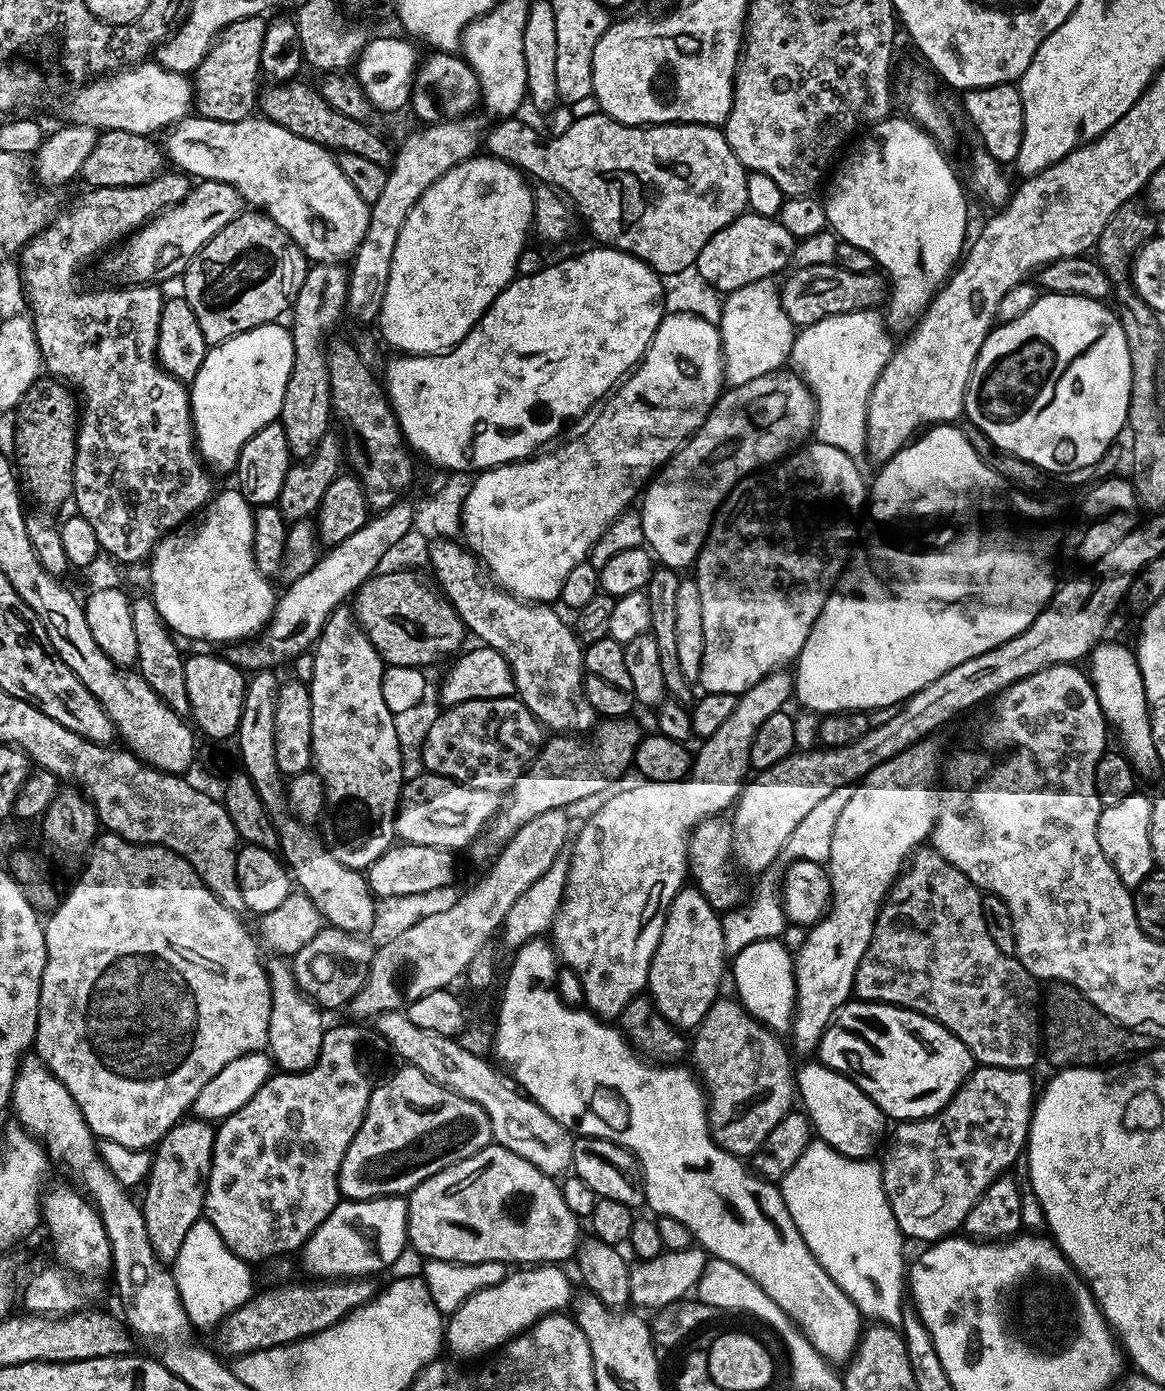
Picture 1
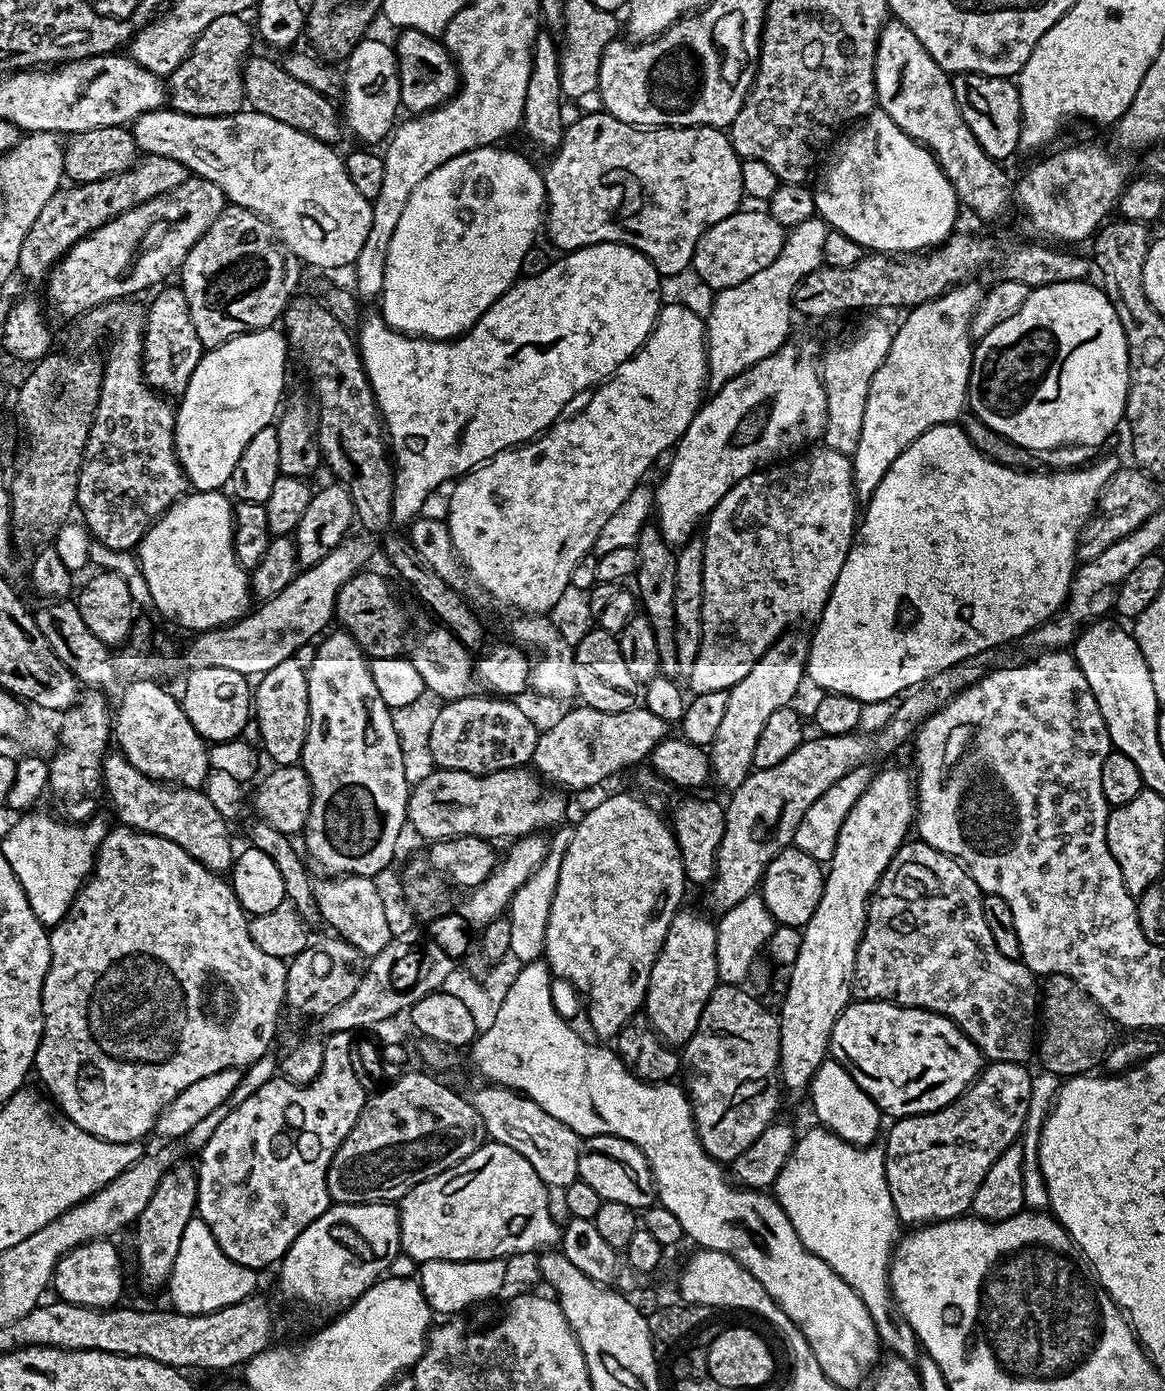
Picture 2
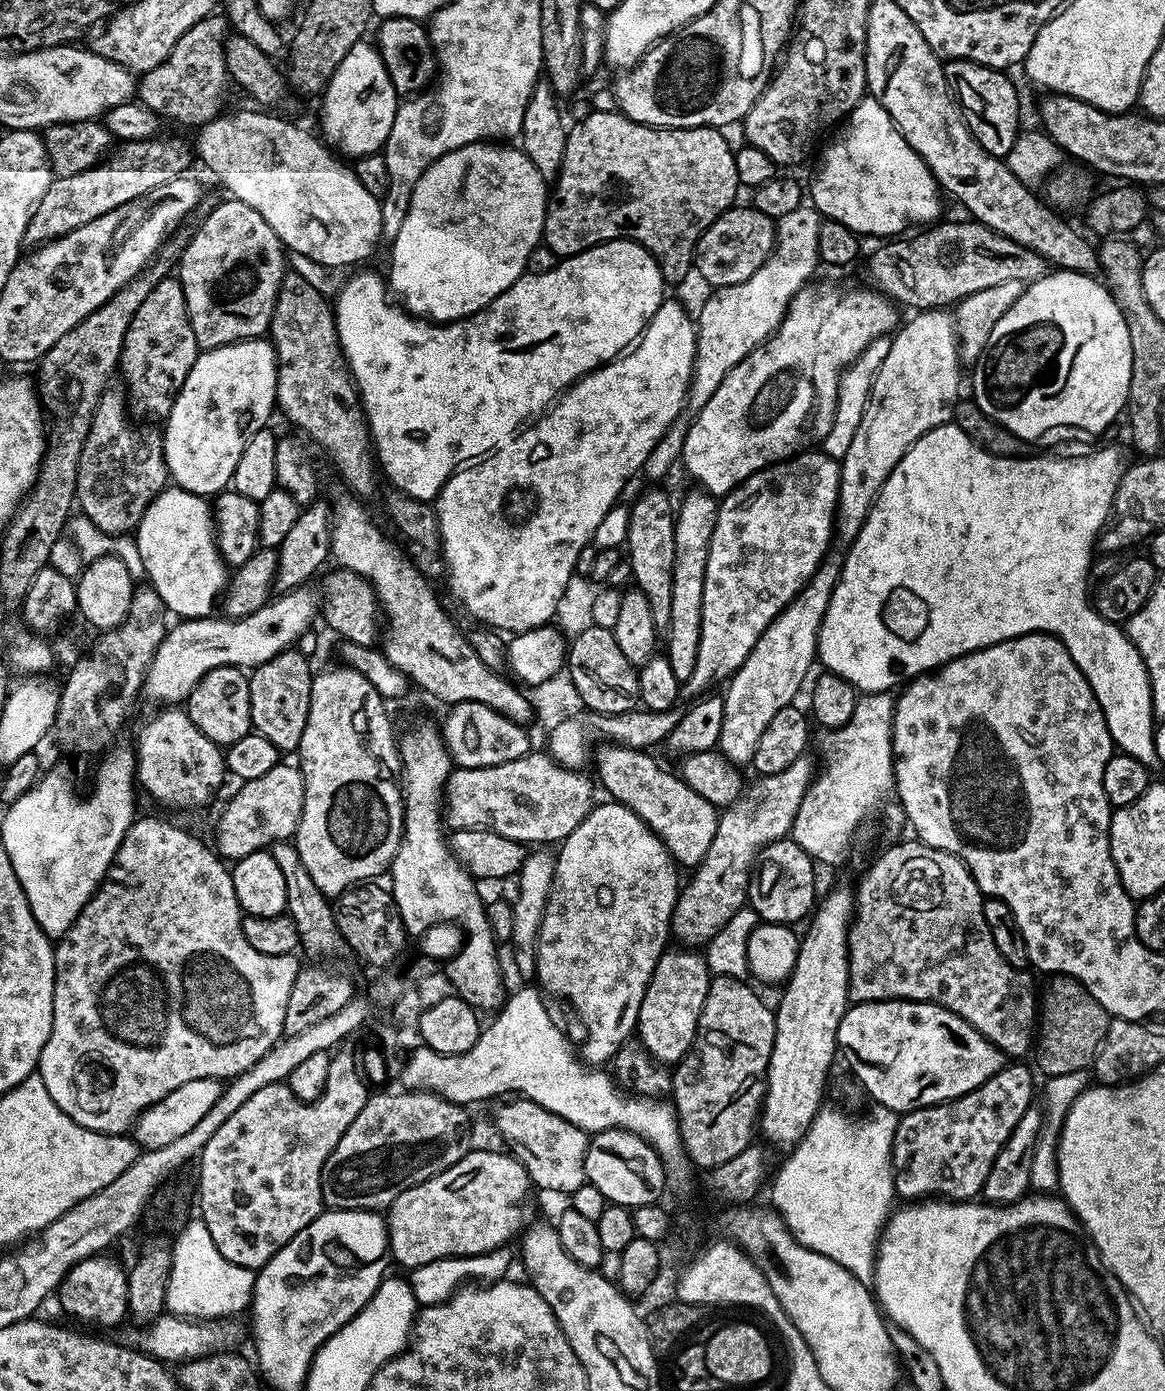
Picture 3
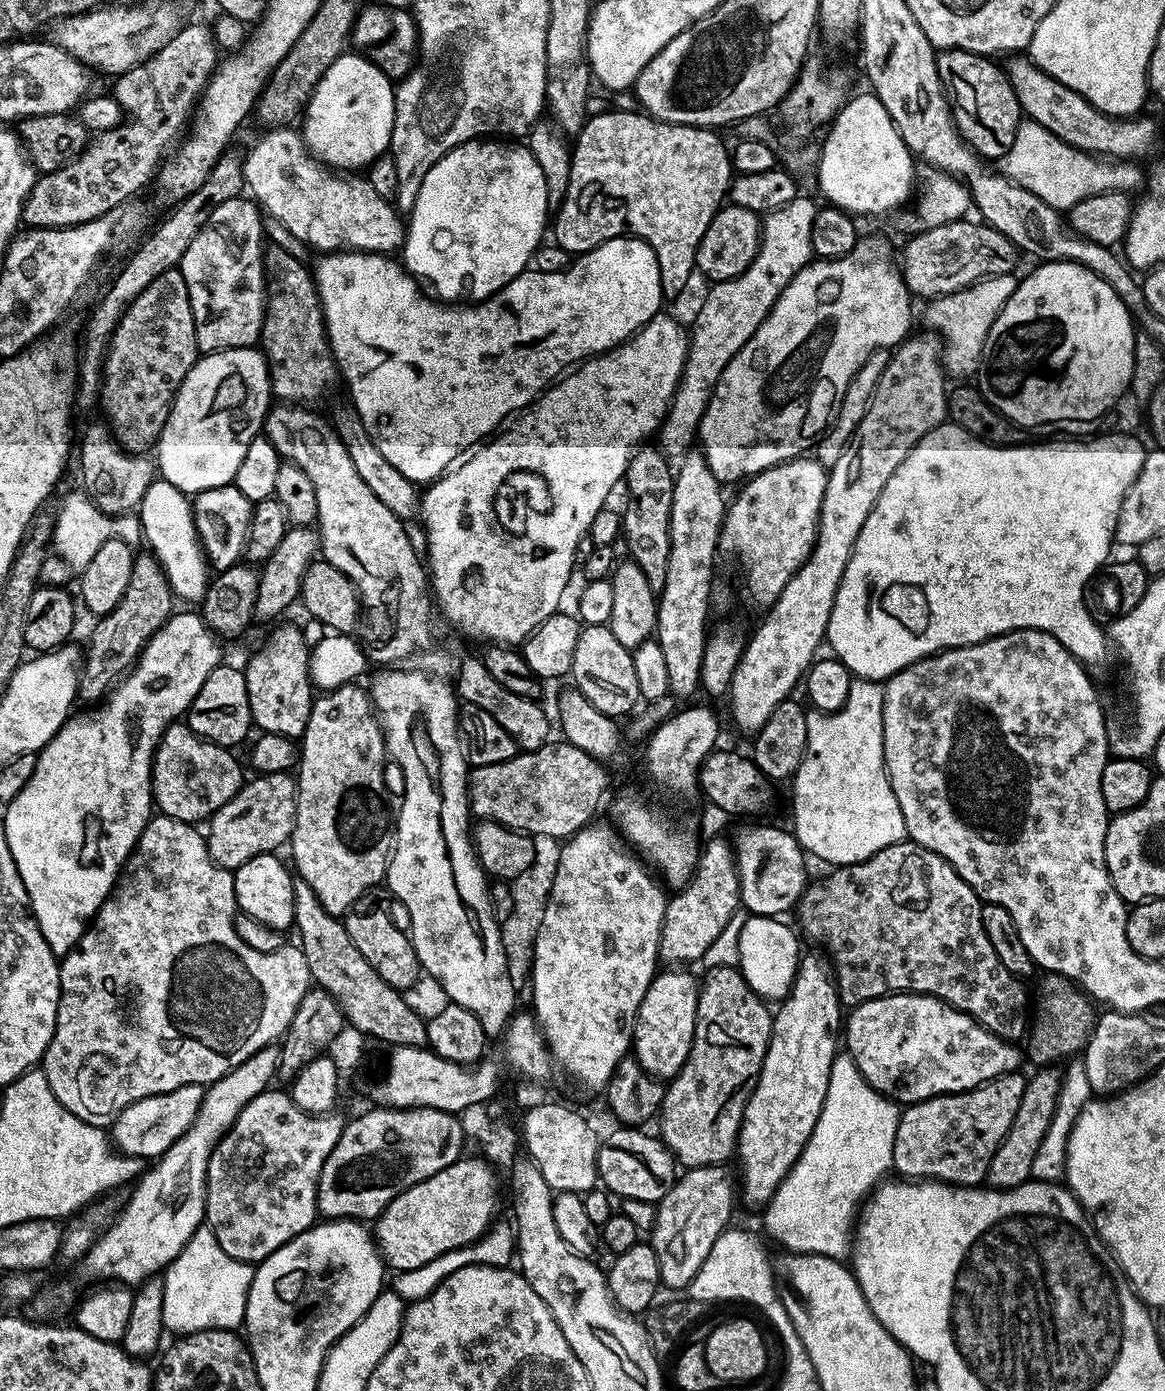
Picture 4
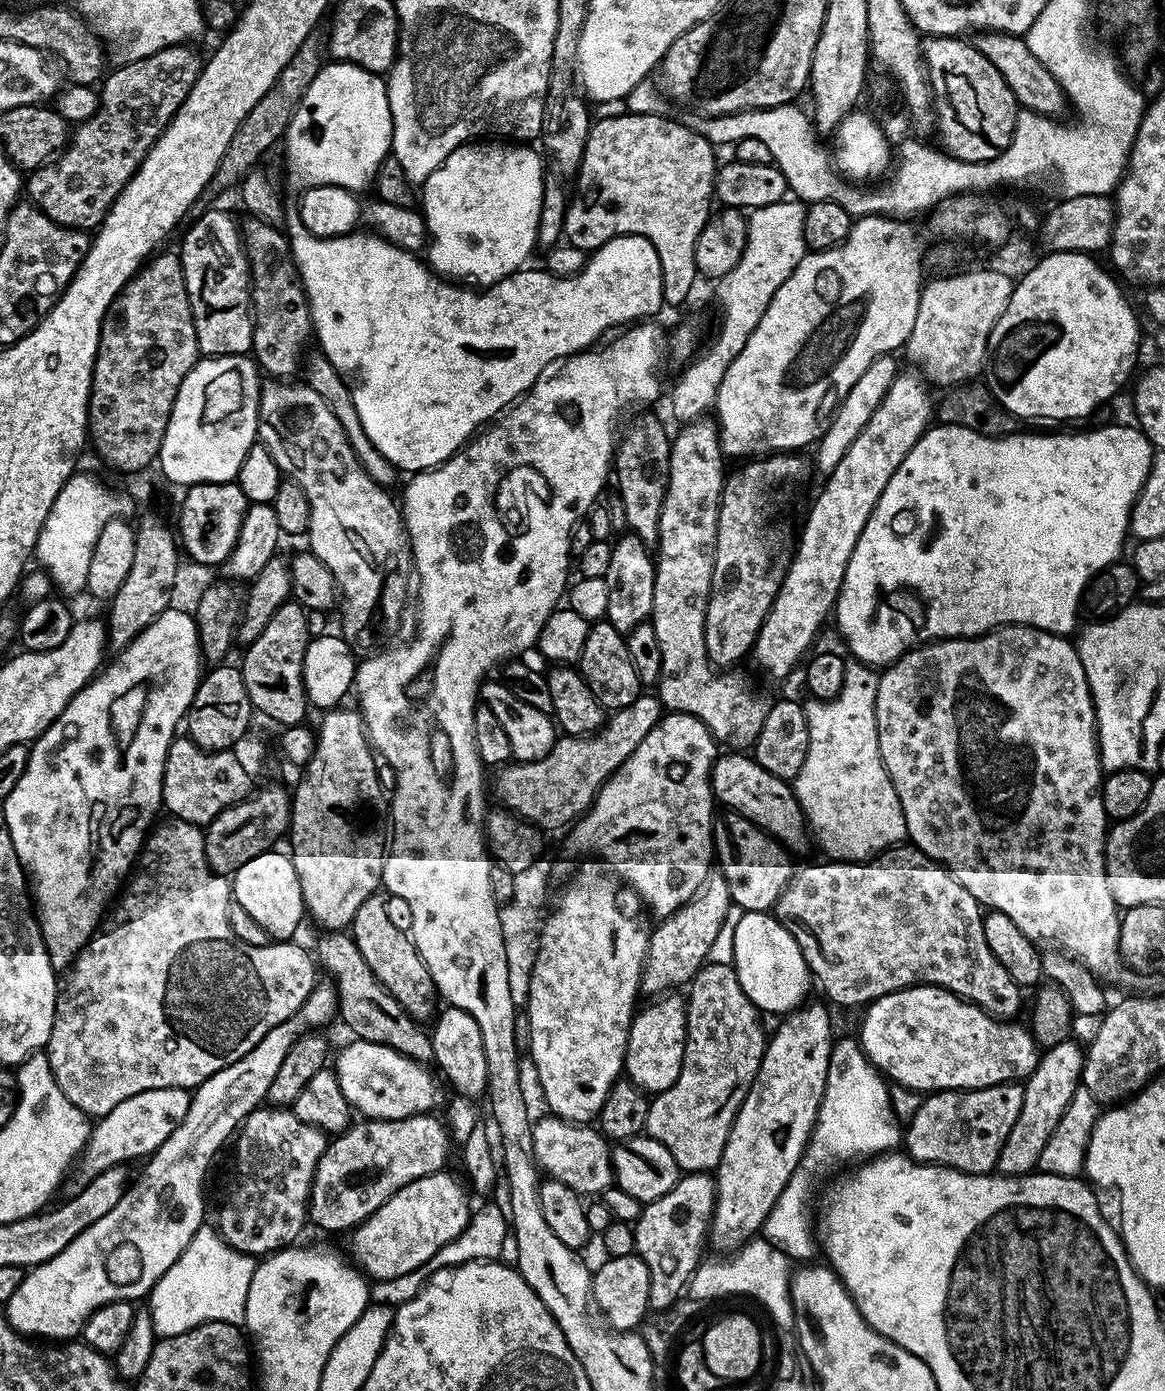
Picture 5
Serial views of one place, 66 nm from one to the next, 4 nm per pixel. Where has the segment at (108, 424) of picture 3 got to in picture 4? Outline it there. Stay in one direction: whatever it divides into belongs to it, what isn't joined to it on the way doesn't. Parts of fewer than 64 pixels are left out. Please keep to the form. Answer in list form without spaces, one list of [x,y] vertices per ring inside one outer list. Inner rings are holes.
[[[99,423],[90,425],[78,440],[82,491],[108,516],[127,516],[139,509],[146,490],[152,485],[154,464],[147,455],[125,452],[118,441],[113,440],[107,423]]]

